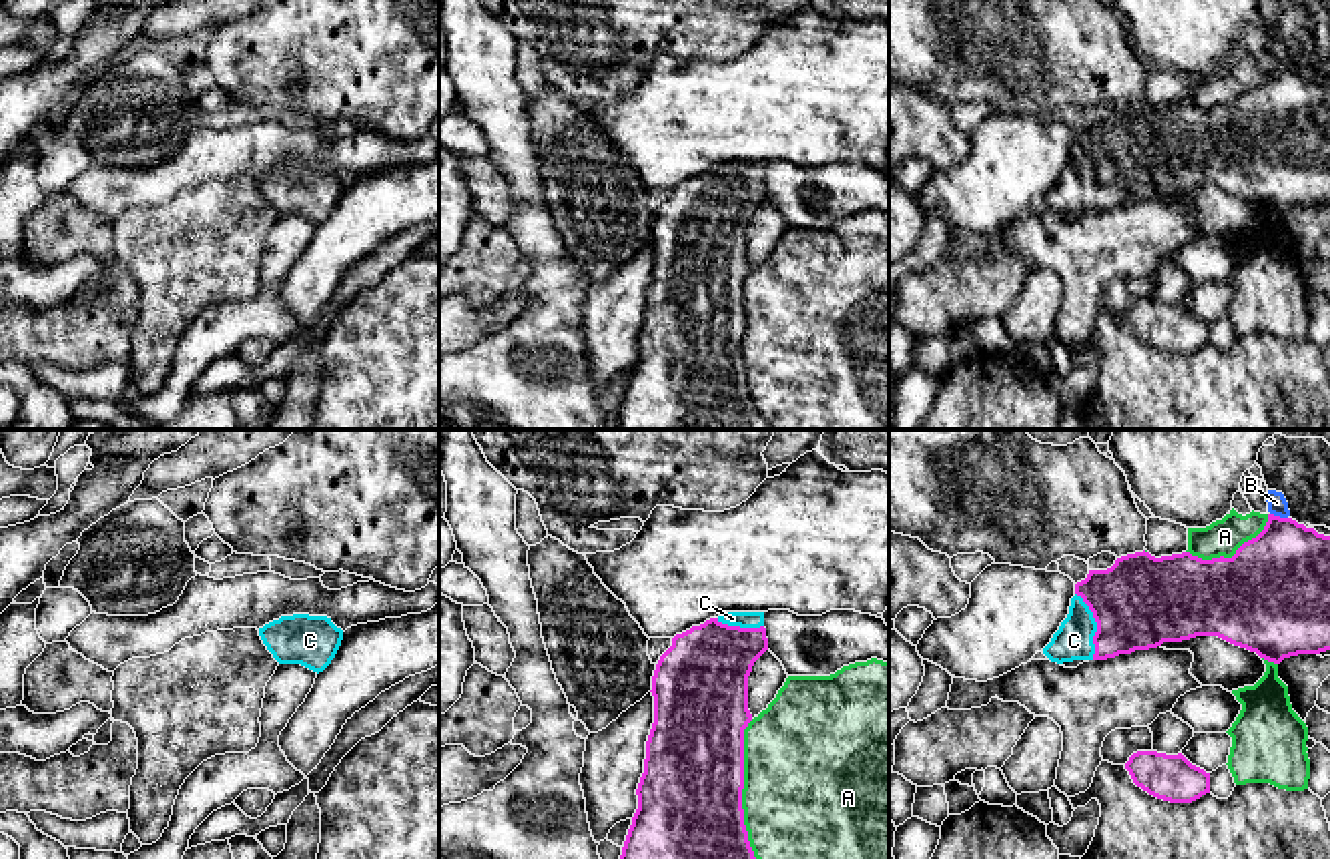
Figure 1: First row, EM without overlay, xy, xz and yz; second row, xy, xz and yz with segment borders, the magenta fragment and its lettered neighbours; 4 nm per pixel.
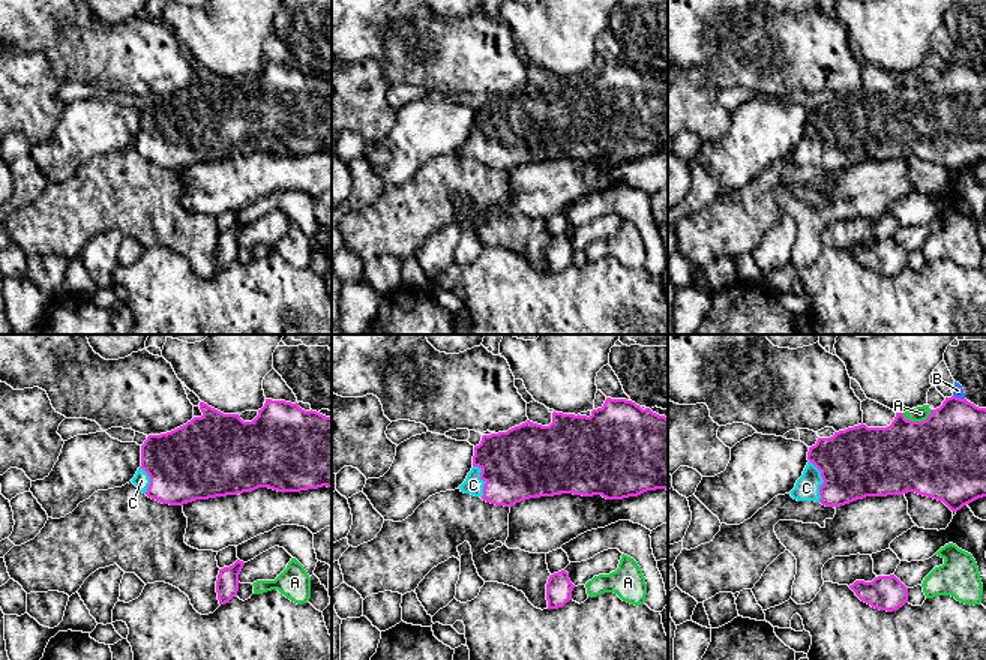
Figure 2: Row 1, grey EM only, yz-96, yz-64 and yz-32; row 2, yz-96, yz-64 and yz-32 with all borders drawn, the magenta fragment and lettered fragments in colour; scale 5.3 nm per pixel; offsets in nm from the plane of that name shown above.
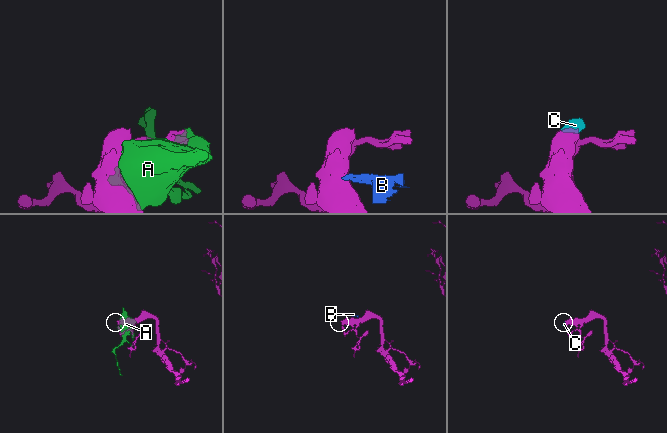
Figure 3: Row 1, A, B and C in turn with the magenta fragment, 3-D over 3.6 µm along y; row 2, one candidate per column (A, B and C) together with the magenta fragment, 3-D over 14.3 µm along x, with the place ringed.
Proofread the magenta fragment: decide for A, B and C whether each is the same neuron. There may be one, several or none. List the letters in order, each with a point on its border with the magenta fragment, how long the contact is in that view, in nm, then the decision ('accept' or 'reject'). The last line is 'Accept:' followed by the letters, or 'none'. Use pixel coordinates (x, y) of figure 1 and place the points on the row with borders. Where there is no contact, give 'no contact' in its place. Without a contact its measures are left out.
A: xz (743, 787) | 550 nm | reject
B: yz (1278, 516) | 80 nm | reject
C: yz (1098, 627) | 280 nm | accept
Accept: C

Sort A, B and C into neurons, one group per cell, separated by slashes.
A / B / C

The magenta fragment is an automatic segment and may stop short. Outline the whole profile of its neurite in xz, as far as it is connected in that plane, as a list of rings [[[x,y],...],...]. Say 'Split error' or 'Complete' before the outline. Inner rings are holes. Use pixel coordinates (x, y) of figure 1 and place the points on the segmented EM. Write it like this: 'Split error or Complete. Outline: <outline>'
Split error. Outline: [[[724,612],[672,638],[652,676],[654,723],[636,789],[638,809],[620,859],[756,859],[742,809],[744,729],[752,721],[748,676],[766,650],[764,612]]]

